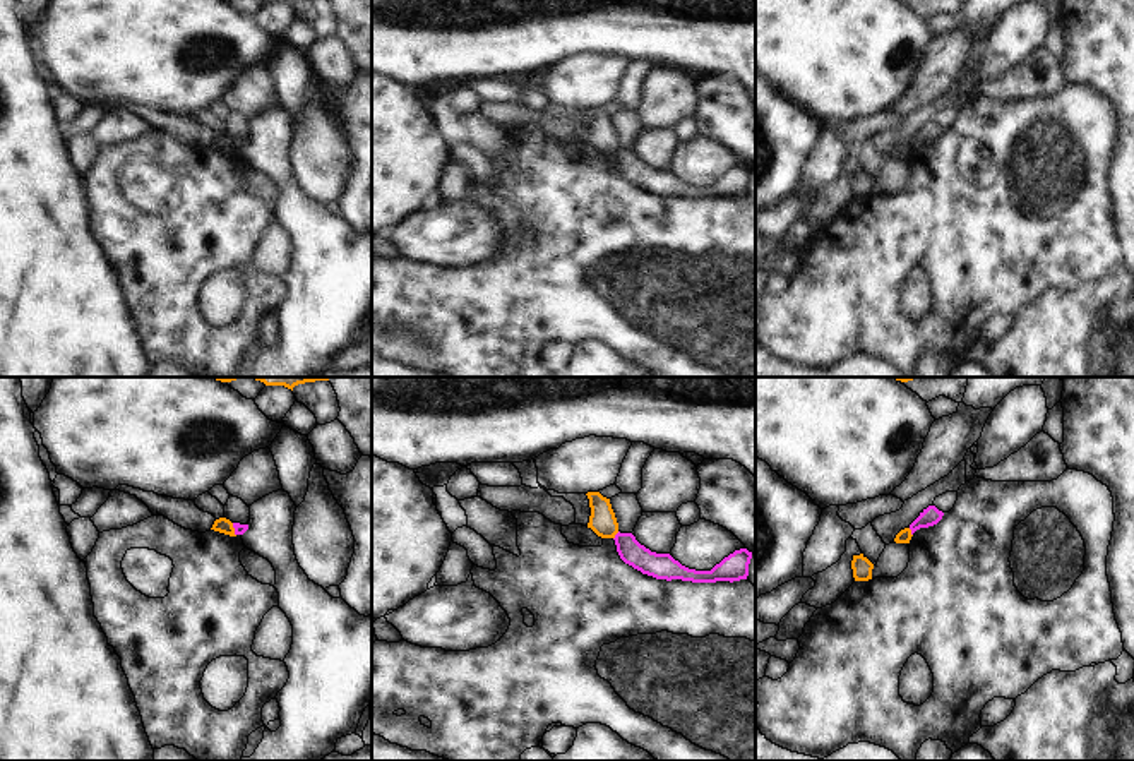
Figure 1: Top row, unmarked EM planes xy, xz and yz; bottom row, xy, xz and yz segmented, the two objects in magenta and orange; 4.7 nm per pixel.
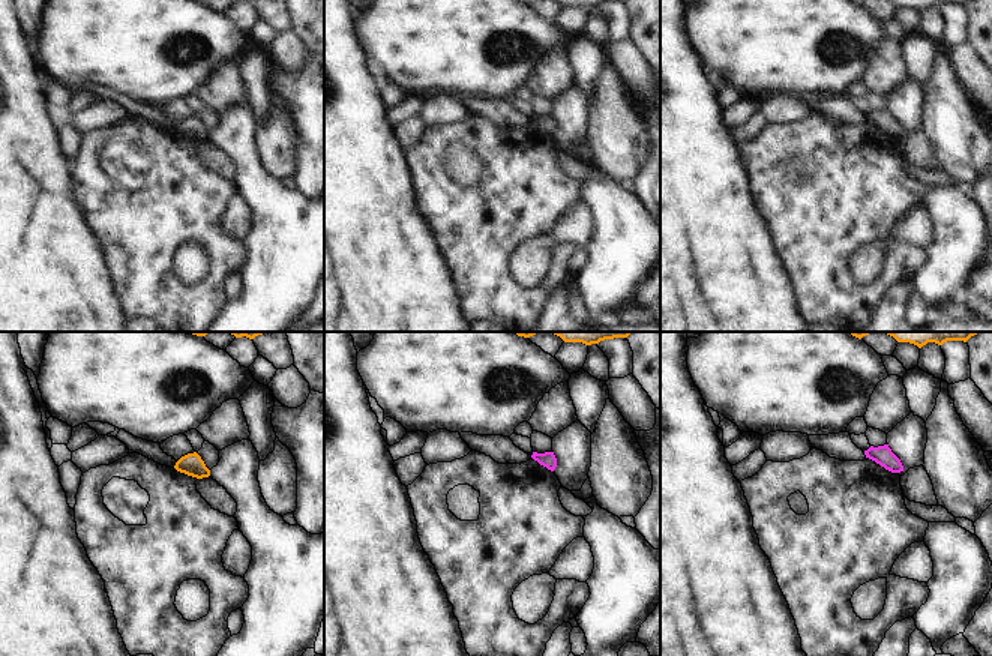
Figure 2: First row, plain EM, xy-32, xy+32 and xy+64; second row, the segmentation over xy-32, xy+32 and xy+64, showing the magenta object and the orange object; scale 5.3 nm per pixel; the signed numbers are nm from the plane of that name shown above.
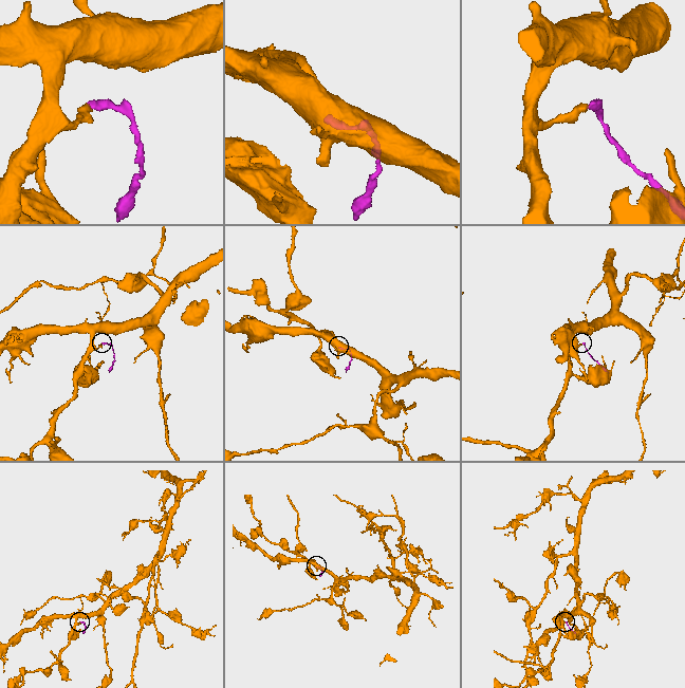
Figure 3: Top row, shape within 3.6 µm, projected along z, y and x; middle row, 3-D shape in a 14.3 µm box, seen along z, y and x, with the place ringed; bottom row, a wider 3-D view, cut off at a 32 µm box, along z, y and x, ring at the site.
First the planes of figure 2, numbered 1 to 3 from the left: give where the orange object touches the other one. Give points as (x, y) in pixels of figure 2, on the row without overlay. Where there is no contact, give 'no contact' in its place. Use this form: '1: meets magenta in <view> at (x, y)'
1: no contact
2: no contact
3: no contact

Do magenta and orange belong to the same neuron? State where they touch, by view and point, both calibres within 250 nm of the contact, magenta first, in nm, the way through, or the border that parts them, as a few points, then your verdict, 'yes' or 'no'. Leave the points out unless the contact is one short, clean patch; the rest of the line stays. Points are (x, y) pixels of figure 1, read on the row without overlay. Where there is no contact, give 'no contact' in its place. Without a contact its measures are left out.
meets magenta in xz at (615, 151); 120 nm thick on the magenta side, 120 nm on the other; border along xz (619, 148), (614, 155); no

